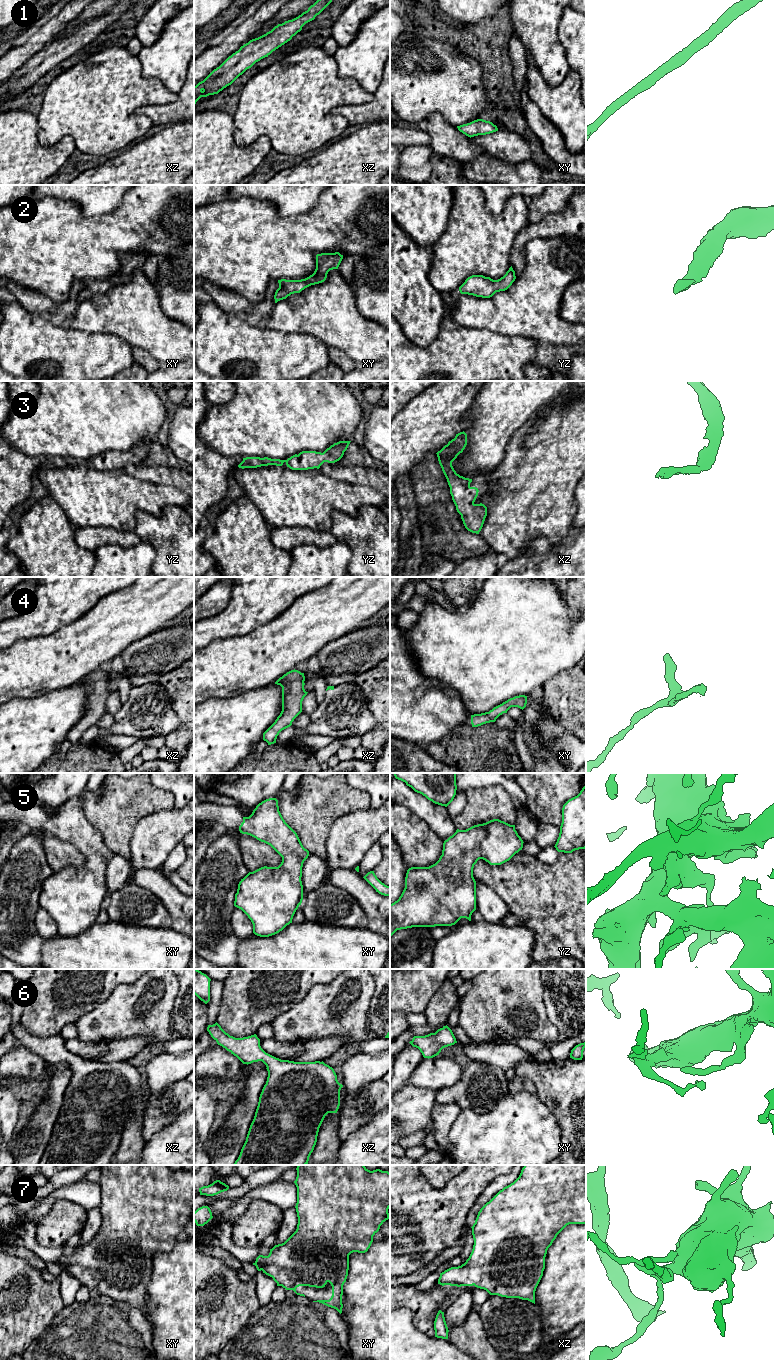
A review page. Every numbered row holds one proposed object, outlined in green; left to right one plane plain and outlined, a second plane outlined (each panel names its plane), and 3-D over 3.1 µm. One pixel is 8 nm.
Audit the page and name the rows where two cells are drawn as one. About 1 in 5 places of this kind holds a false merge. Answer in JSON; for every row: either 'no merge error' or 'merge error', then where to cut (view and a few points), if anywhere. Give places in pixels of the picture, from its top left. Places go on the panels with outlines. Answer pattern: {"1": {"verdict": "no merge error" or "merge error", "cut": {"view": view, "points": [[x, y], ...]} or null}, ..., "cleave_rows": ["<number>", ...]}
{"1": {"verdict": "no merge error", "cut": null}, "2": {"verdict": "no merge error", "cut": null}, "3": {"verdict": "no merge error", "cut": null}, "4": {"verdict": "no merge error", "cut": null}, "5": {"verdict": "no merge error", "cut": null}, "6": {"verdict": "no merge error", "cut": null}, "7": {"verdict": "no merge error", "cut": null}, "cleave_rows": []}

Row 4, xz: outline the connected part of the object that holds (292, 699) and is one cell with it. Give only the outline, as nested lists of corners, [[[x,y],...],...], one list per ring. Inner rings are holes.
[[[294,669],[275,682],[282,687],[282,711],[275,722],[263,733],[263,740],[268,745],[276,743],[279,733],[290,727],[302,712],[302,701],[308,693],[304,689],[304,681],[304,673]]]

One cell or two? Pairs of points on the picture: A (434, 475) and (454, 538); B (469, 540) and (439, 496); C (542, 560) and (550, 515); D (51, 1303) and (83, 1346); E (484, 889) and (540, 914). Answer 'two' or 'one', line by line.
A: one
B: one
C: two
D: two
E: two

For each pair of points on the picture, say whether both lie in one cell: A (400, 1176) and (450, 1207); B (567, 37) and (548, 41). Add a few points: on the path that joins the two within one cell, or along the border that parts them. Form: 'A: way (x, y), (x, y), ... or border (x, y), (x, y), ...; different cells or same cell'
A: way (412, 1188), (425, 1201), (438, 1201); same cell
B: border (560, 16), (558, 41), (564, 48), (567, 61); different cells

